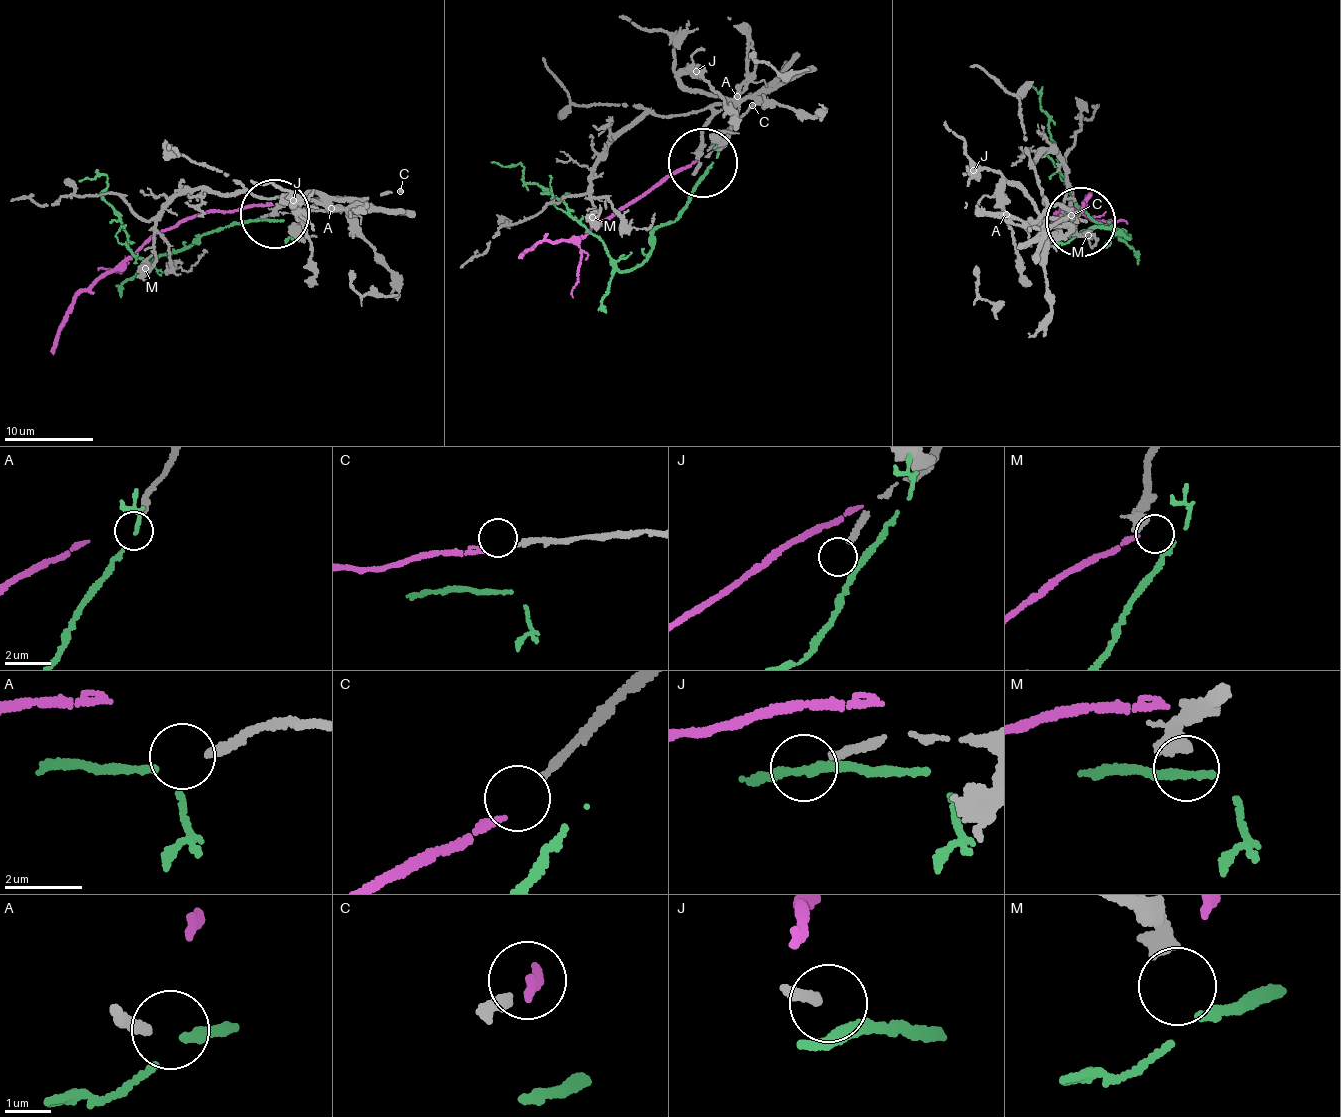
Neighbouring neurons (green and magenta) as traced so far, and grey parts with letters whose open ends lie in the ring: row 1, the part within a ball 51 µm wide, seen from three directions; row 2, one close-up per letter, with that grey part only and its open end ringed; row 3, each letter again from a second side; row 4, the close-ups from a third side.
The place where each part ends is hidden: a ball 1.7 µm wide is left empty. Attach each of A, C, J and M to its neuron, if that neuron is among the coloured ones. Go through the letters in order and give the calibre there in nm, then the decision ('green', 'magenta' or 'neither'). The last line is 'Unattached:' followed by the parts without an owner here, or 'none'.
A: 260 nm thick; green
C: 200 nm thick; magenta
J: 260 nm thick; neither
M: 500 nm thick; neither
Unattached: J, M

